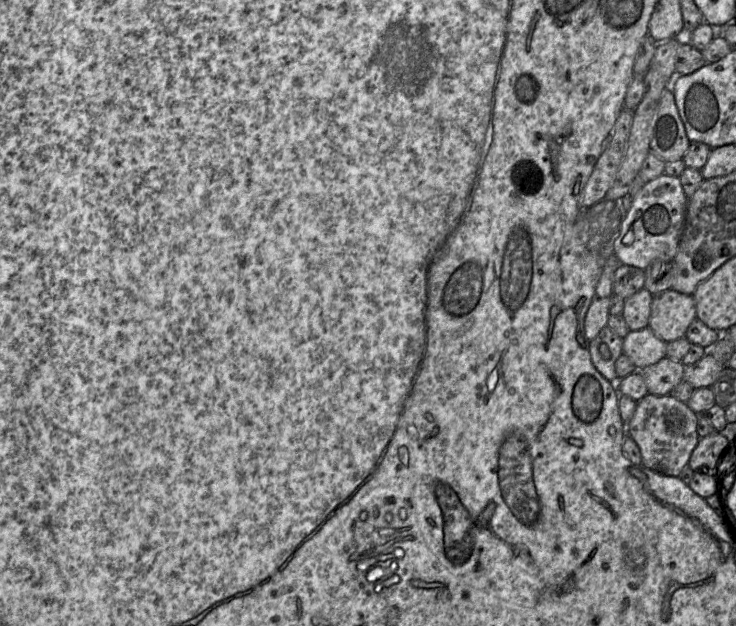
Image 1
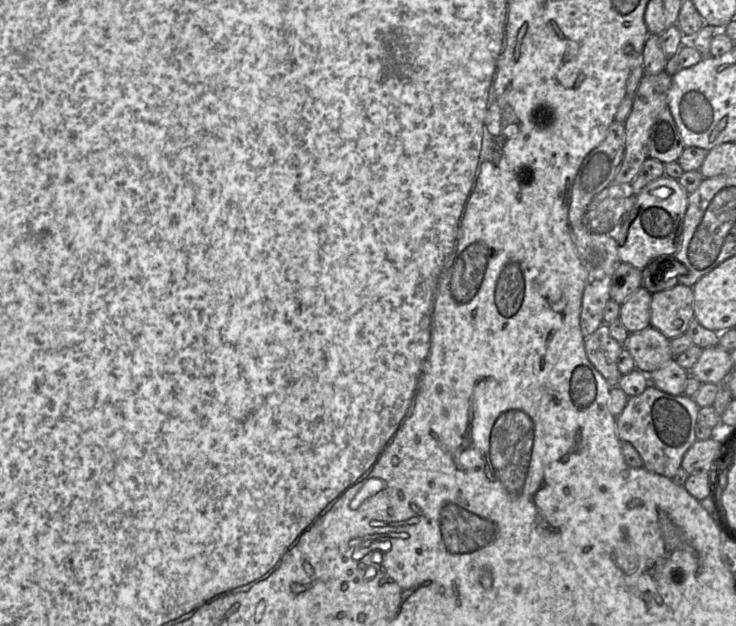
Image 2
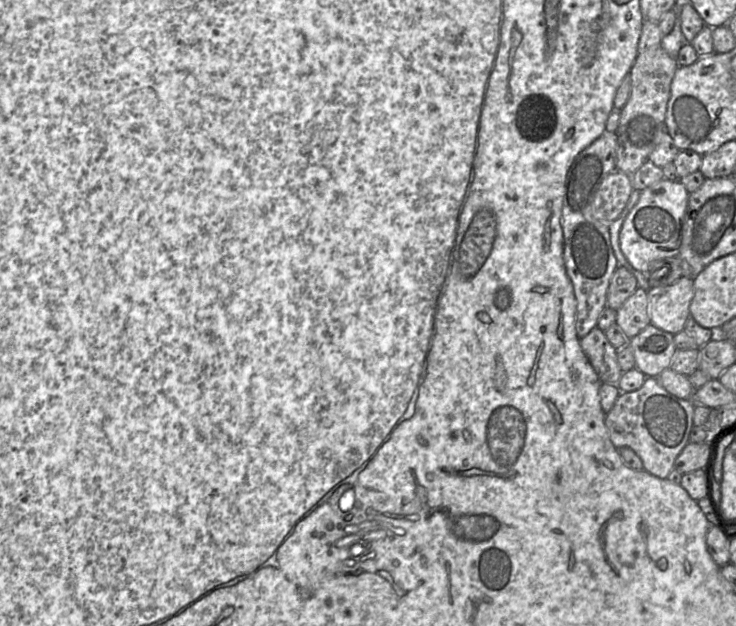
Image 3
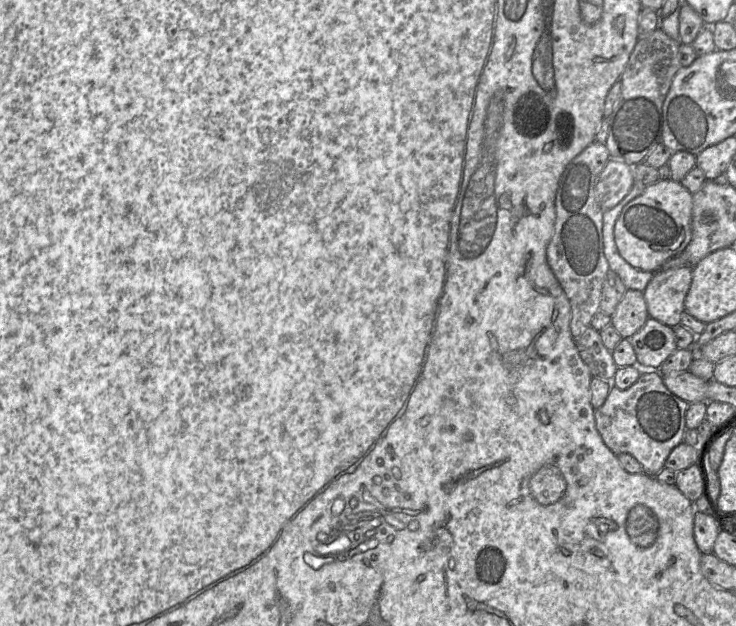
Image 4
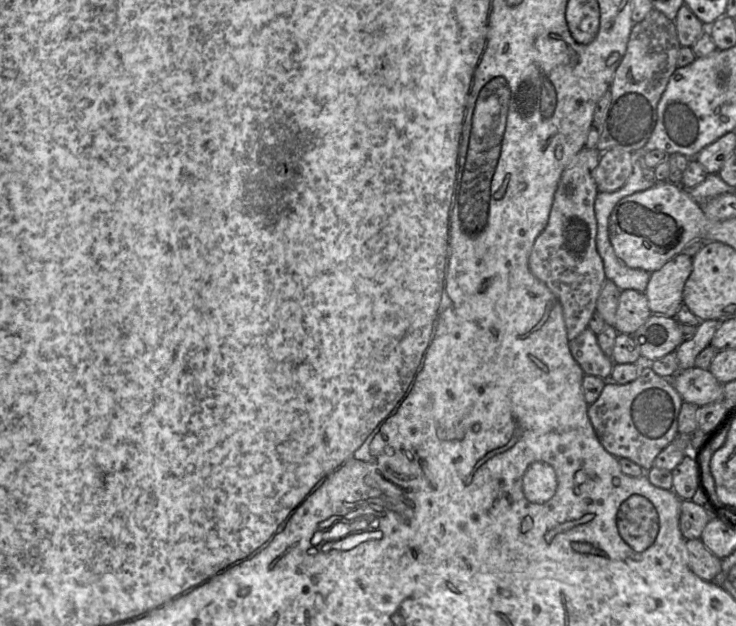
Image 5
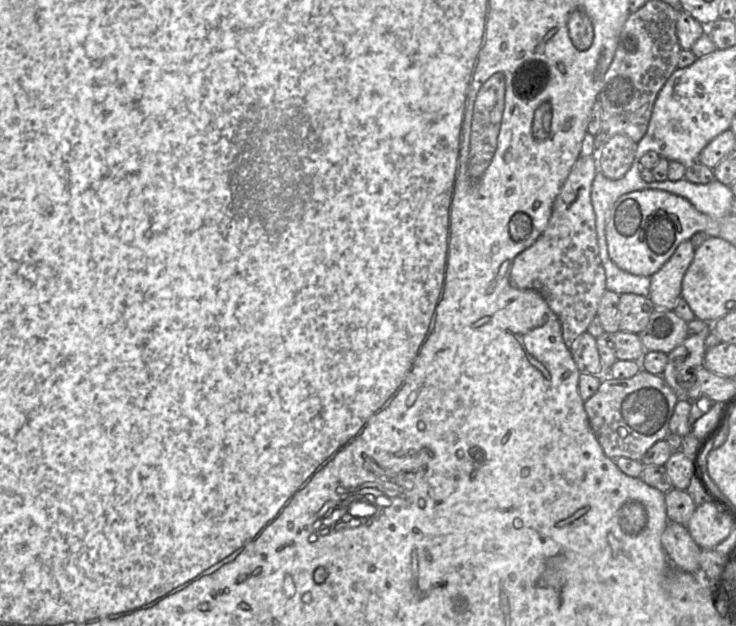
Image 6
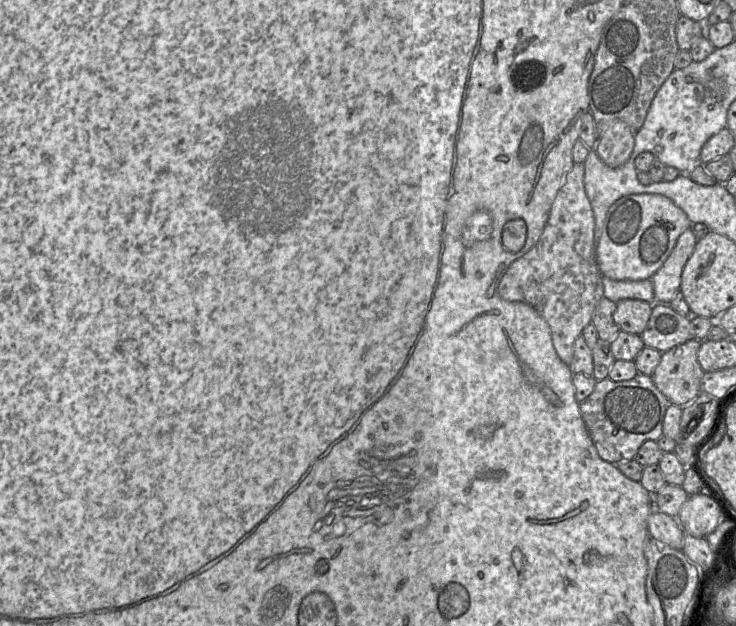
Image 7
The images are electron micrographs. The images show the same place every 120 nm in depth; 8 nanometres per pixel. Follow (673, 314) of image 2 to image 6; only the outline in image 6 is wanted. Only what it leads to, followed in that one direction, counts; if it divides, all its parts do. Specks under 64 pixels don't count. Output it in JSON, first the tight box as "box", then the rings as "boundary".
{"box":[649,240,695,310],"boundary":[[[690,240],[682,242],[669,260],[653,275],[650,276],[649,298],[656,309],[673,310],[681,297],[682,280],[693,261],[695,248]]]}

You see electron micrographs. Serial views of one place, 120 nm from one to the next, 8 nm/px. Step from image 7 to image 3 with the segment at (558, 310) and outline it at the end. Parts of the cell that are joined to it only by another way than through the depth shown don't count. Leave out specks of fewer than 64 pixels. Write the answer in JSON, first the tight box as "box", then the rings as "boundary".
{"box":[561,131,618,339],"boundary":[[[605,131],[590,146],[581,151],[572,163],[565,181],[561,210],[563,234],[563,262],[573,286],[576,300],[575,328],[581,339],[597,326],[598,318],[607,306],[607,291],[611,277],[618,267],[614,255],[609,226],[592,215],[592,201],[602,181],[616,169],[617,136]]]}

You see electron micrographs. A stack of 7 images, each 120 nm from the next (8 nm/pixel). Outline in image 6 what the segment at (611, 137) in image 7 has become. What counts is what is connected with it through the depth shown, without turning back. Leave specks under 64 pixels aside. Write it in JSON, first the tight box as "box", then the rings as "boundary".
{"box":[594,135,637,180],"boundary":[[[615,135],[609,139],[600,151],[594,153],[598,170],[611,180],[621,179],[631,168],[637,143],[628,136]]]}

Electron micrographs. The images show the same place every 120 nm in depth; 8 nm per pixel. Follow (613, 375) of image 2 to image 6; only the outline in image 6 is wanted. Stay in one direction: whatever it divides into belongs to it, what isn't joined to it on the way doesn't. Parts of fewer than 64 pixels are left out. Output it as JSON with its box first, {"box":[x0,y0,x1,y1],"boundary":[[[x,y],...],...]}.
{"box":[570,331,609,376],"boundary":[[[587,331],[580,334],[570,347],[572,357],[581,373],[609,376],[603,372],[596,338]]]}

